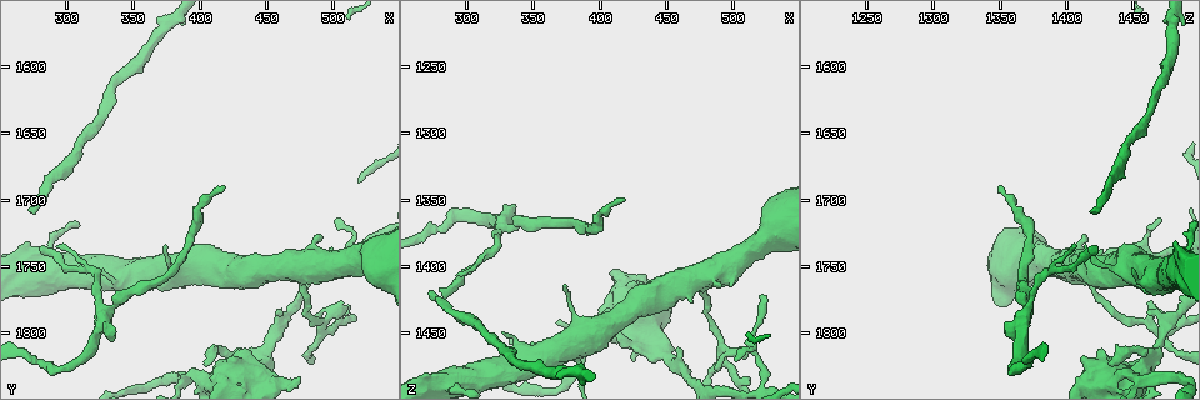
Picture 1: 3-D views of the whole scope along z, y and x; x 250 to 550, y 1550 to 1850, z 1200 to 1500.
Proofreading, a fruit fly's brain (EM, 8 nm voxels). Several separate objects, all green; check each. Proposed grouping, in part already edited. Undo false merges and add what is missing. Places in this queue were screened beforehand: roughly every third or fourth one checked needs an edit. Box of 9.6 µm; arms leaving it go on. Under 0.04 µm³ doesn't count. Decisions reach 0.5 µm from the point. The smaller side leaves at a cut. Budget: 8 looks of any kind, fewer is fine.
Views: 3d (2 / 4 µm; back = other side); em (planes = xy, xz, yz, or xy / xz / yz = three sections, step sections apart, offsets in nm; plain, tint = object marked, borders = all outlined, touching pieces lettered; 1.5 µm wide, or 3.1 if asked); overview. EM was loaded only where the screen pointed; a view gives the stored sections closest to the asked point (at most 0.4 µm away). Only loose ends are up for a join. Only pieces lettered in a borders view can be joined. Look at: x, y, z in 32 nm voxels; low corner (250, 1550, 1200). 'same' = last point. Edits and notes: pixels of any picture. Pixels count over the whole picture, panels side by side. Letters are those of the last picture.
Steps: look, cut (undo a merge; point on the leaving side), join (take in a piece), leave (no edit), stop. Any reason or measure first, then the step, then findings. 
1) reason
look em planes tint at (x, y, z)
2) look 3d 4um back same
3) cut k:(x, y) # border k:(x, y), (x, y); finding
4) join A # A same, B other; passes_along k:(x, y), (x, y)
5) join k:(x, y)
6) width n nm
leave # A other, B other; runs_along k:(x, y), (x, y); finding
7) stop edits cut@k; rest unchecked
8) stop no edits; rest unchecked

stops while still wide
look 3d 2um back at (268, 1732, 1482)

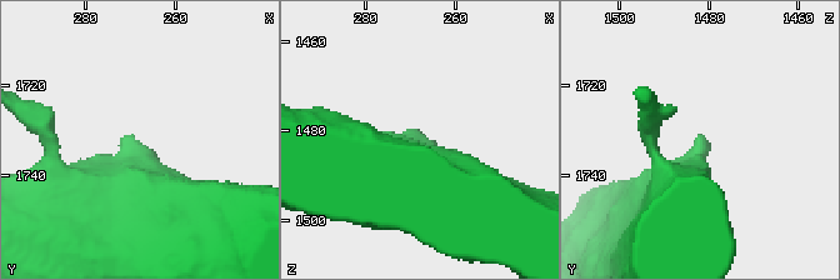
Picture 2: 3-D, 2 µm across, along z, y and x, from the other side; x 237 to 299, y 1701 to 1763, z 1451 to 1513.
look em xy step 8 borders at (270, 1730, 1482)

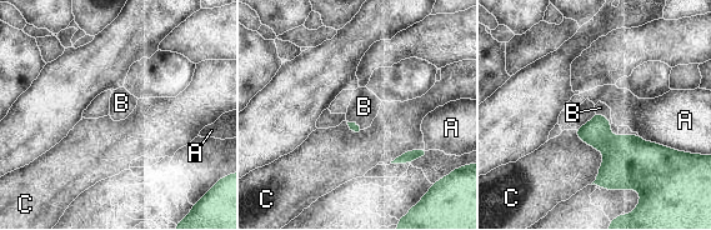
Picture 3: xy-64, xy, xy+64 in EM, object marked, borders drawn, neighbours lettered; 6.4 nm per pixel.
join B # A other, B same, C other; passes_along 3:(620, 151), (604, 116), (600, 108); the cell continues

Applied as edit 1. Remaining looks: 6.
branch stops here
look em xz step 8 borders at (418, 1692, 1350)

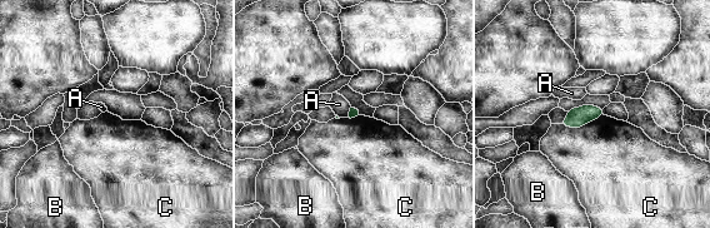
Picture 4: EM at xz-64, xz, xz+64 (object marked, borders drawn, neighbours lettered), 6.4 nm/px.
longest_contact C 280 nm
leave # A other, B other, C other; border 4:(603, 114), (580, 127), (560, 124); no lettered piece goes on from it

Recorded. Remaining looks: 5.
thin end
look em planes borders at (376, 1736, 1414)

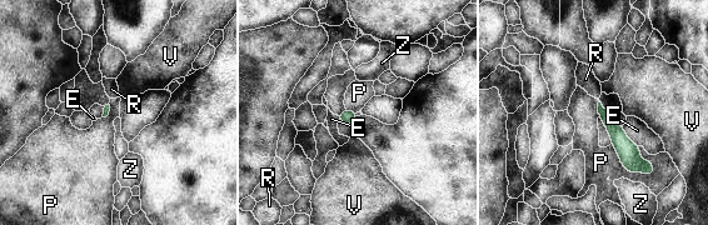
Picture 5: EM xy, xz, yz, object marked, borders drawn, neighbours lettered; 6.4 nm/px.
leave # E other, P other, R other, V other, Z other; border 5:(611, 144), (629, 171), (654, 171); no lettered piece goes on from it

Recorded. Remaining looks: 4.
stop edits join@3; rest unchecked

